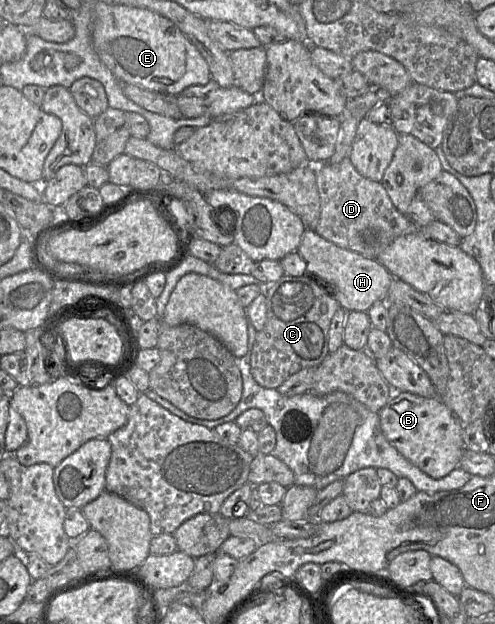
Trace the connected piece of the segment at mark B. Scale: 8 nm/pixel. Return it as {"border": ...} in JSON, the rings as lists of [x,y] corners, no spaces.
{"border":[[[394,390],[392,399],[379,411],[379,418],[381,431],[387,441],[431,478],[443,478],[459,466],[466,449],[462,438],[464,426],[438,397],[426,398],[410,392]]]}

